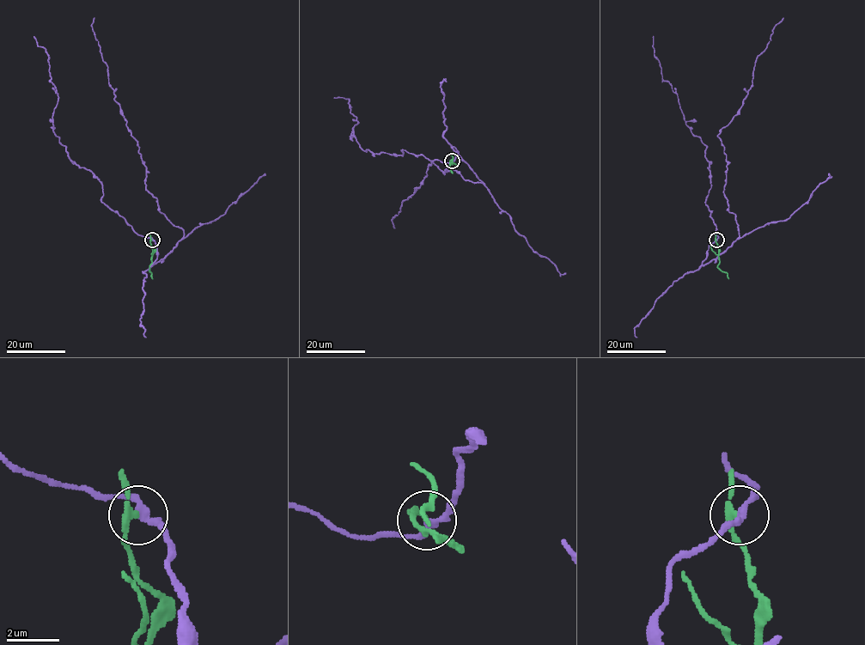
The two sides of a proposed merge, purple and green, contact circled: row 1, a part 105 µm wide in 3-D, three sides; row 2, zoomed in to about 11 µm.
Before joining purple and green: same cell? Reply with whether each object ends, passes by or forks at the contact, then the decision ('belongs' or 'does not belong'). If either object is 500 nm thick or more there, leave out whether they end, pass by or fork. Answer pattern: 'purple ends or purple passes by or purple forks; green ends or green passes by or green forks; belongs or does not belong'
purple passes by; green passes by; does not belong

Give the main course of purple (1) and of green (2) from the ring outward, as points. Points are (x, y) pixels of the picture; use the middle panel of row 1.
1: (452, 161), (453, 147), (484, 184), (432, 162), (392, 218), (394, 228)
2: (452, 161), (453, 163), (449, 162), (453, 173)

